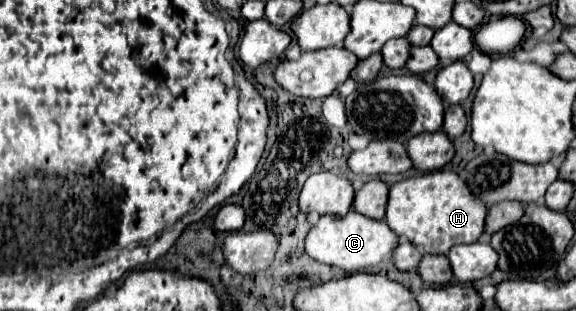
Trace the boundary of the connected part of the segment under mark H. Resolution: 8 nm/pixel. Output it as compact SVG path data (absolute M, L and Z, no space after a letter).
M435 170L389 186L385 214L387 226L397 236L405 236L423 254L445 254L457 244L477 242L483 234L485 216L485 204L481 204L481 200L473 200L465 182L451 170Z

